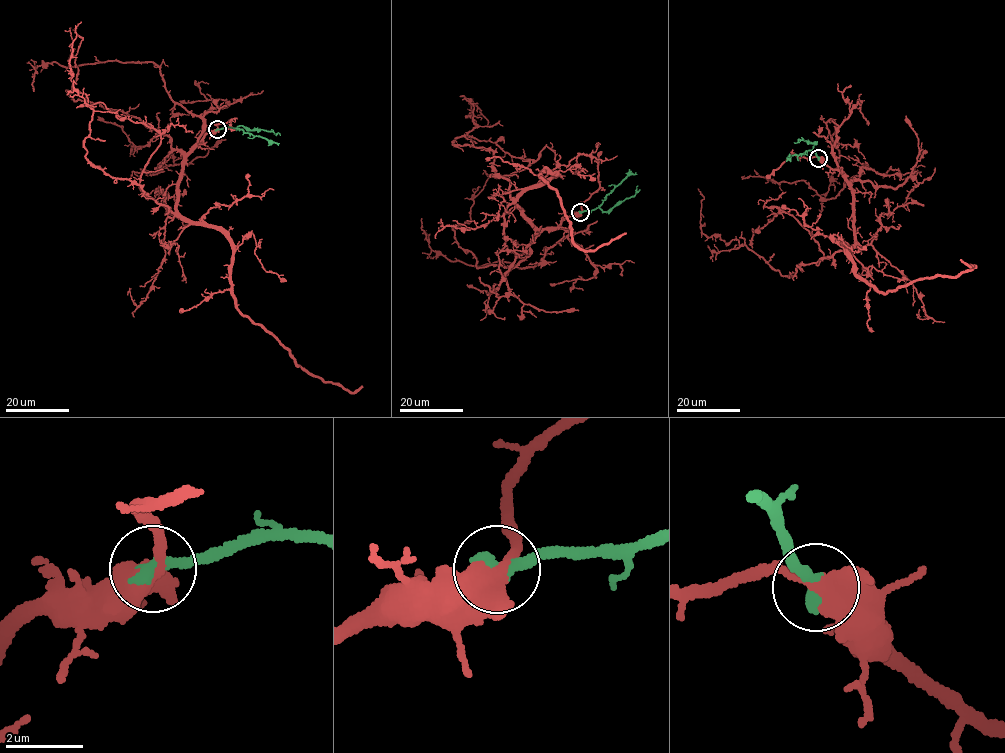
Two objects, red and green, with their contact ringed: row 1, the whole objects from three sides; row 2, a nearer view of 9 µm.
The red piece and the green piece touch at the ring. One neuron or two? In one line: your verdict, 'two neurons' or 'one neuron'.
one neuron

